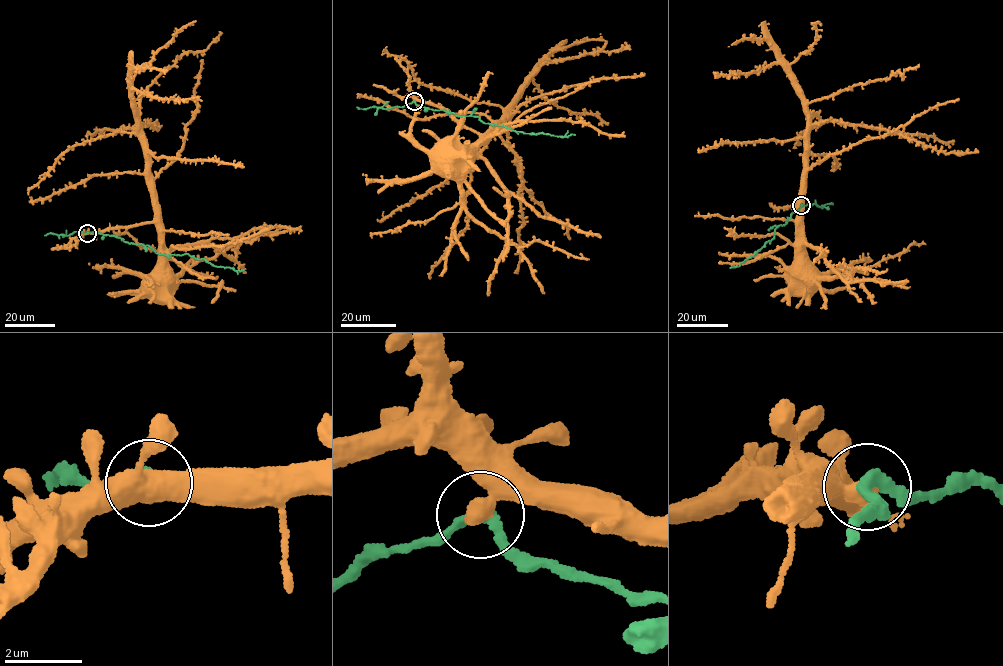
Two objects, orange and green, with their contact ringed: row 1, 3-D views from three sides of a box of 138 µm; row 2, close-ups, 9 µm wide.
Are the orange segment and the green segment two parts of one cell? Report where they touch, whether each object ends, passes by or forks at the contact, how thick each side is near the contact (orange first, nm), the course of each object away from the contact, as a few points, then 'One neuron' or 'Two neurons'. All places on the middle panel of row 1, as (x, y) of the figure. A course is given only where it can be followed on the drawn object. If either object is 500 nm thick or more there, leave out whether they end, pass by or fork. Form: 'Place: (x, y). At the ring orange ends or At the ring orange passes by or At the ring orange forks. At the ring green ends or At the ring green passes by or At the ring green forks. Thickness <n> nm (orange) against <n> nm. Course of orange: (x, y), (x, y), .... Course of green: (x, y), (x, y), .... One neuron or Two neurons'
Place: (414, 101). At the ring orange ends. At the ring green passes by. Thickness 480 nm (orange) against 260 nm. Course of orange: (414, 102), (447, 109), (461, 124), (478, 132), (479, 139), (457, 150), (463, 153). Course of green: (414, 102), (433, 110), (478, 116), (483, 122), (524, 133), (566, 137), (575, 135). Two neurons

